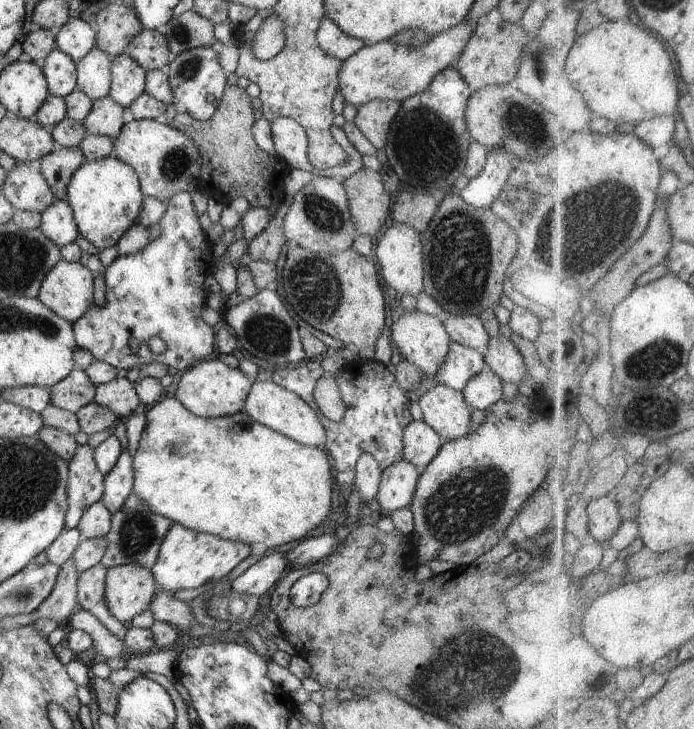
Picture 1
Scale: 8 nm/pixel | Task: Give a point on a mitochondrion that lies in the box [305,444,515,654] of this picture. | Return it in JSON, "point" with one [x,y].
{"point":[463,508]}

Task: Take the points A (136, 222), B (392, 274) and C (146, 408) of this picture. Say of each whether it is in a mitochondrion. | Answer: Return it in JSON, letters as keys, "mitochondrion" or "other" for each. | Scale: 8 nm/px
{"A":"other","B":"other","C":"other"}

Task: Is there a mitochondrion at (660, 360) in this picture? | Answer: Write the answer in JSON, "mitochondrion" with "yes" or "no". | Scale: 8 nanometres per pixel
{"mitochondrion":"yes"}

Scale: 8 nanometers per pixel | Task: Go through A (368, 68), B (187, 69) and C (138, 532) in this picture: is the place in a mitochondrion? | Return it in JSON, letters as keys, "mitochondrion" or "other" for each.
{"A":"other","B":"mitochondrion","C":"mitochondrion"}

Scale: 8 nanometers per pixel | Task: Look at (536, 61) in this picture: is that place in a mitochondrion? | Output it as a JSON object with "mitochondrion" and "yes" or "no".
{"mitochondrion":"yes"}

